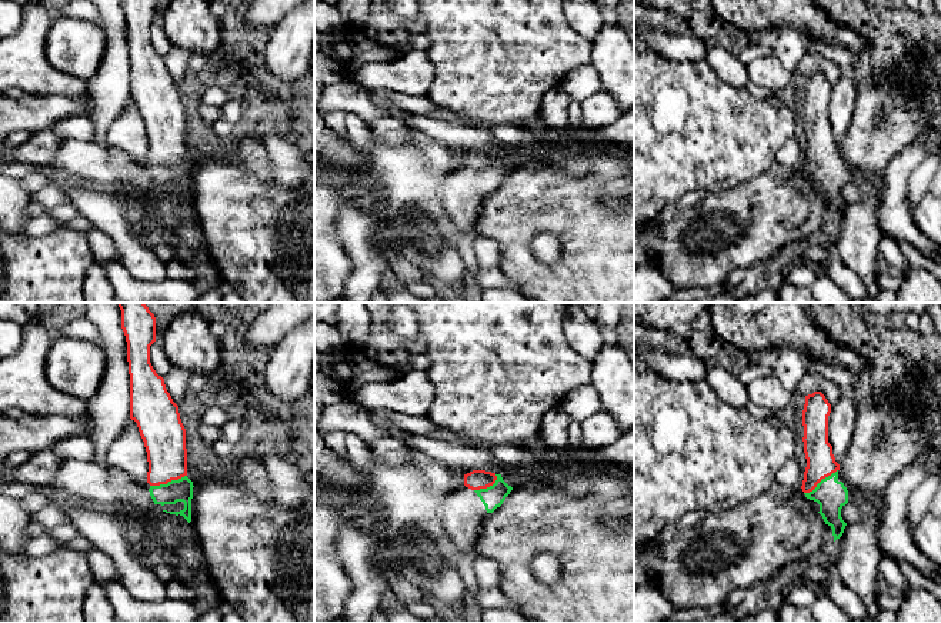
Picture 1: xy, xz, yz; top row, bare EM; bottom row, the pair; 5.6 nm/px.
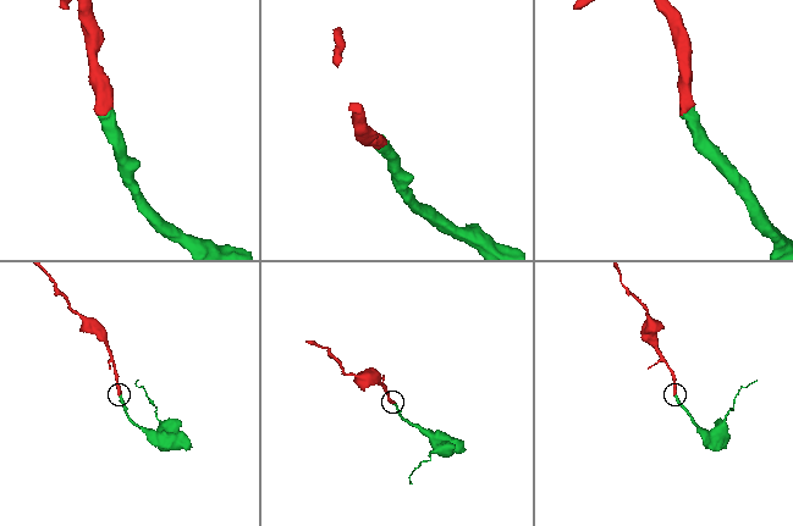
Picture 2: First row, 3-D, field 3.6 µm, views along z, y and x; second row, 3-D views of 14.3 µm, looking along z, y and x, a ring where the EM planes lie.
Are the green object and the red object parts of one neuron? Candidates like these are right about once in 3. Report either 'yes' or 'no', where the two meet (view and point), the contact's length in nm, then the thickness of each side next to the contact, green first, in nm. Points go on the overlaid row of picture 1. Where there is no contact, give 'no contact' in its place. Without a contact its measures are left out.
yes | xy (169, 482) | 220 nm | 130/240 nm

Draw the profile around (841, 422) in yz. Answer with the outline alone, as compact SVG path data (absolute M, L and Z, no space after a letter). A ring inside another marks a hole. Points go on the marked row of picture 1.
M841 397L831 406L828 416L828 443L832 446L832 454L840 464L851 443L851 434L855 429L857 397Z

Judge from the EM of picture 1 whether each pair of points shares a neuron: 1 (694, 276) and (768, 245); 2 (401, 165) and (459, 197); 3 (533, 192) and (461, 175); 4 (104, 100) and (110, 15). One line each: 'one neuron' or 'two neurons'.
1: one neuron
2: two neurons
3: two neurons
4: one neuron

